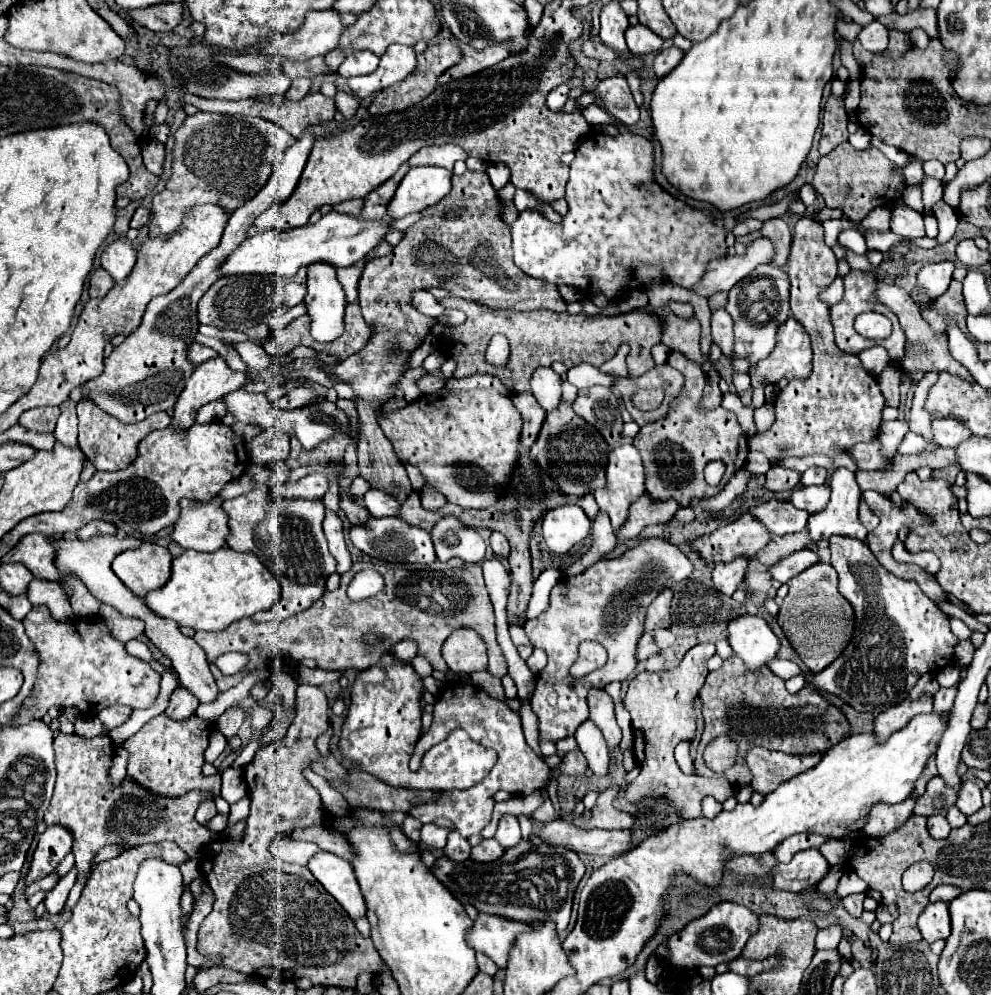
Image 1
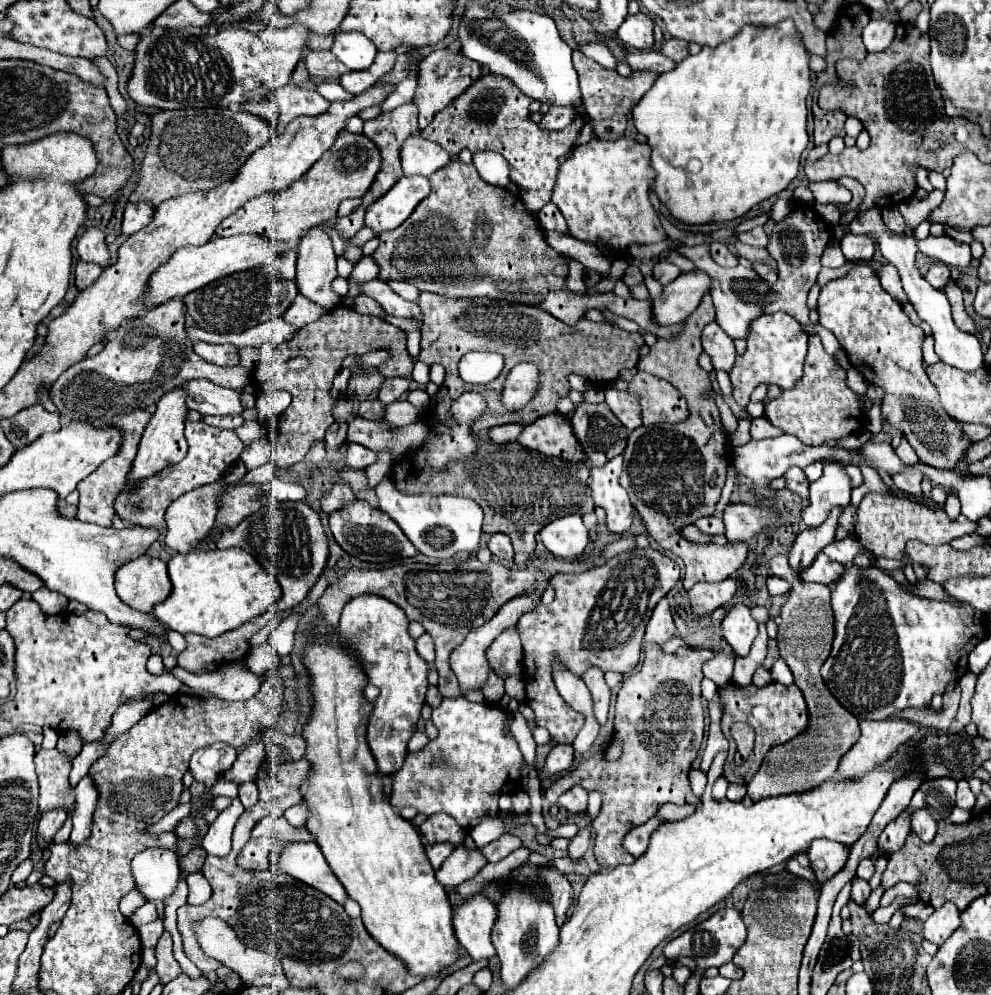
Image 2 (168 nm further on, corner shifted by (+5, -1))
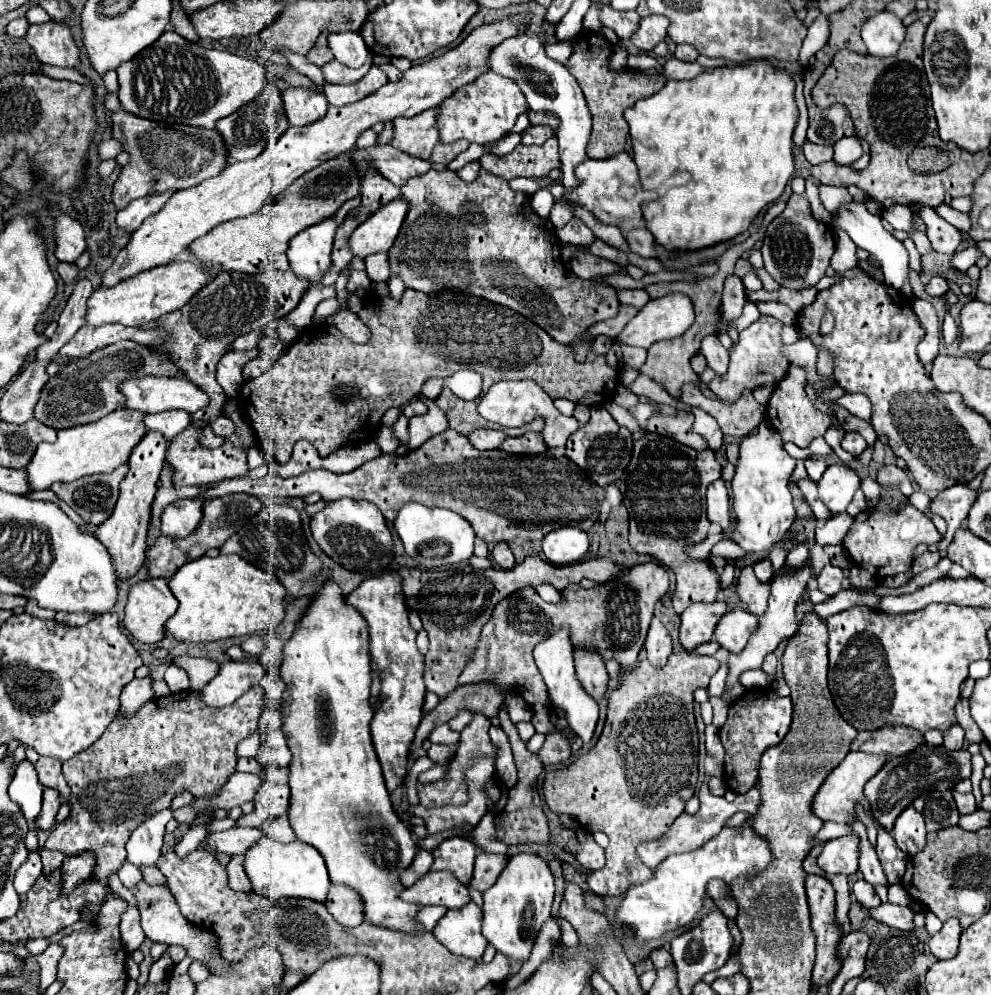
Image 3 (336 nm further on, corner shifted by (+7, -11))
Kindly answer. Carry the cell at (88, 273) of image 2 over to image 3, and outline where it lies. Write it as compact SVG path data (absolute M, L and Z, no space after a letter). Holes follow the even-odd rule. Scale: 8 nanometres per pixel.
M58 262L56 266L60 278L64 280L64 284L74 284L78 280L78 268L74 264L66 264L66 262Z

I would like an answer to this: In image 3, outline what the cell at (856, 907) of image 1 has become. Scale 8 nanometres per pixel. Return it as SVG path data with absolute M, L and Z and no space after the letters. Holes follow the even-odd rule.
M858 880L858 882L854 882L852 892L854 892L856 900L858 900L862 906L866 906L866 908L876 908L876 906L880 906L880 898L878 898L874 886L868 884L866 880Z

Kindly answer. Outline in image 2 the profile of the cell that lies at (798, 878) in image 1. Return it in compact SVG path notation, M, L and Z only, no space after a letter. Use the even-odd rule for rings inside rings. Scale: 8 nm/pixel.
M814 840L808 848L808 858L816 880L824 884L844 868L848 860L848 848L832 840Z

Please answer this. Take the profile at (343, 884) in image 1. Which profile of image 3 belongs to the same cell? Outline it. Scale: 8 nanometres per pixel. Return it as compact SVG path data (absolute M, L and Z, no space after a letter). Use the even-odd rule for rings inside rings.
M272 836L260 838L260 842L252 844L244 852L244 870L252 884L252 890L270 898L310 898L316 902L324 902L330 888L328 870L320 852L300 840L290 844L282 844Z

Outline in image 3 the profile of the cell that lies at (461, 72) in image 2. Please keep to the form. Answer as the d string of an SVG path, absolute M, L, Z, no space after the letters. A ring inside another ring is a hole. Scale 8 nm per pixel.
M426 110L414 118L396 118L394 122L394 136L392 146L416 156L430 160L432 148L438 142L438 128L436 128L436 110Z

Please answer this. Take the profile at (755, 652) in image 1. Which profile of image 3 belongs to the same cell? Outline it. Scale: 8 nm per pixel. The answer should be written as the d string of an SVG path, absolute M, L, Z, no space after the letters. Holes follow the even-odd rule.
M730 610L716 624L714 640L732 654L738 654L748 644L750 634L756 630L758 618L746 610Z

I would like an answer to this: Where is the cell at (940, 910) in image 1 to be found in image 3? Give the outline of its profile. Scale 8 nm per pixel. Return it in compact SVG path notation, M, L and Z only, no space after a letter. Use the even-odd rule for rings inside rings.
M950 918L944 922L942 930L930 938L930 950L938 960L948 960L958 954L958 942L960 942L962 926L956 918Z

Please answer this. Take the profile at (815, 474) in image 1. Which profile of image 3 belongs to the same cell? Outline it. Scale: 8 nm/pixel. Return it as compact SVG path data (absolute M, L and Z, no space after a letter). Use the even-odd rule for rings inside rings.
M806 458L806 460L804 460L804 466L806 466L808 476L810 476L814 482L818 482L818 480L822 478L824 470L826 470L826 462L824 462L822 458Z

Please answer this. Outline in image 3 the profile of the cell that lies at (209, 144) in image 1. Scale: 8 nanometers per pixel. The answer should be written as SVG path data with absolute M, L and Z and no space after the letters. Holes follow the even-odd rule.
M124 110L112 114L112 128L116 130L114 136L118 134L116 138L122 142L122 150L130 154L130 162L122 166L112 190L112 202L118 210L126 208L140 196L198 186L202 180L212 178L226 168L226 148L216 130L194 126L182 126L178 130L154 120L132 116Z

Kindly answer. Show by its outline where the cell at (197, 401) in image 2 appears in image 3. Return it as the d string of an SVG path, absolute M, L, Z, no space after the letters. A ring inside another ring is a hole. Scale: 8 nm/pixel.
M126 378L120 384L120 392L126 398L126 408L146 414L164 410L184 410L192 414L208 404L206 392L184 378Z

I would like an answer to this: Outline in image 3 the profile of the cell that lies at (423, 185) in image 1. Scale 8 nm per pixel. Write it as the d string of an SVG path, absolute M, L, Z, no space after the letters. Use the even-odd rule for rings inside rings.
M392 200L364 220L348 238L350 250L358 258L366 258L376 252L388 252L398 236L398 230L408 212L408 204Z

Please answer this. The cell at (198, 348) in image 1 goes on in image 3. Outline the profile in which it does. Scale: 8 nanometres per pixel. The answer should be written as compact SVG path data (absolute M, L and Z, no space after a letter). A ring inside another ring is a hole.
M258 348L246 350L246 352L226 352L218 362L218 382L226 396L238 398L238 390L244 382L242 378L242 366L250 360L254 360L258 354Z

